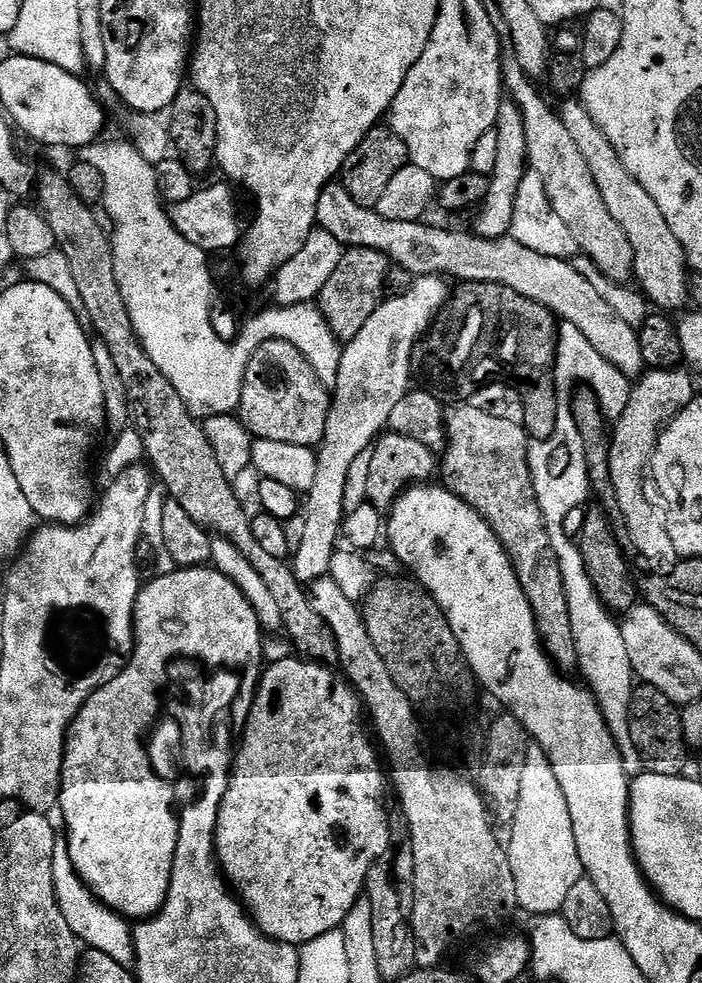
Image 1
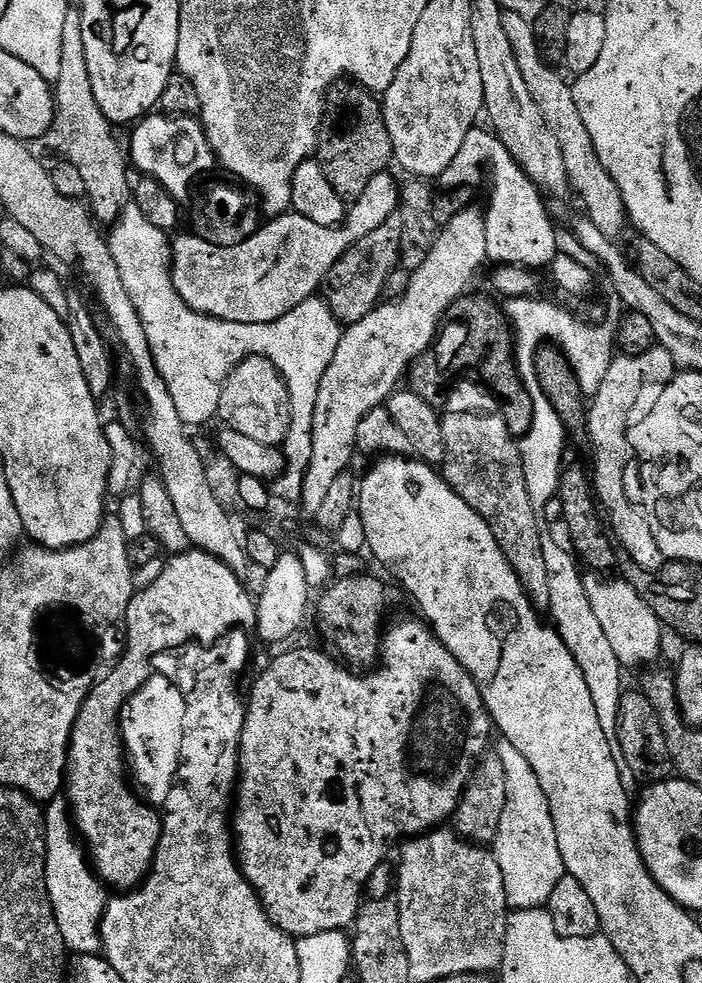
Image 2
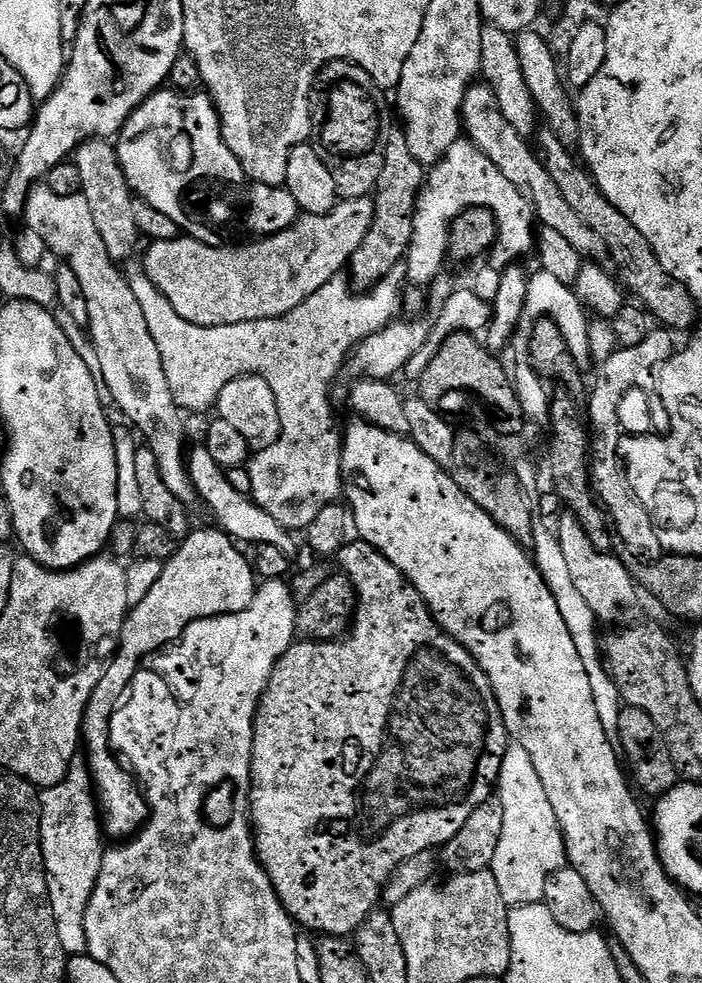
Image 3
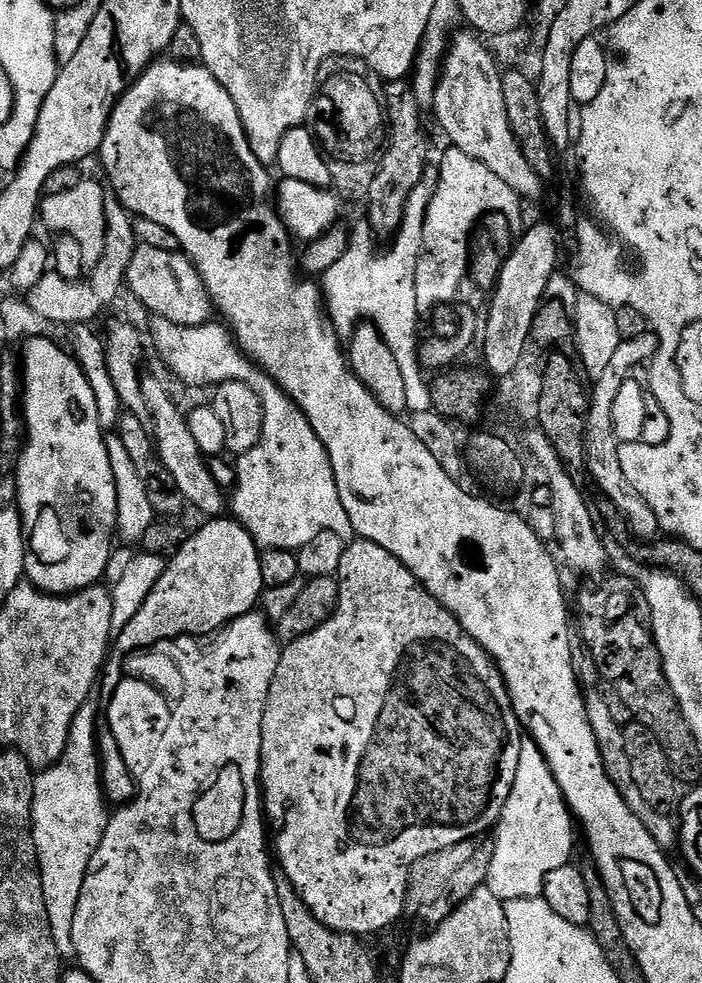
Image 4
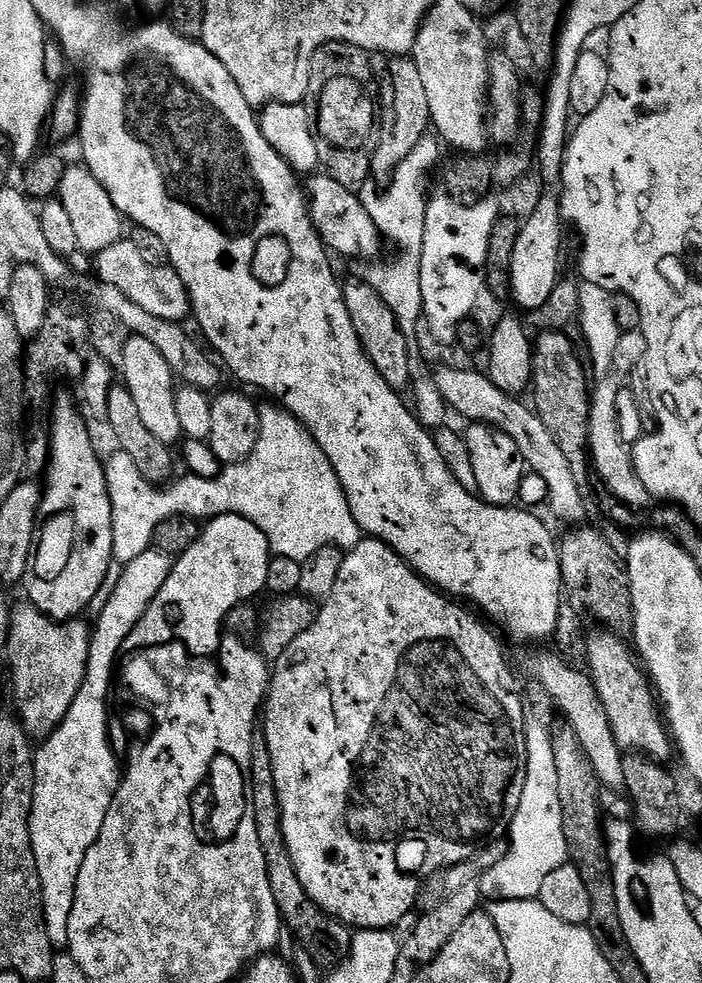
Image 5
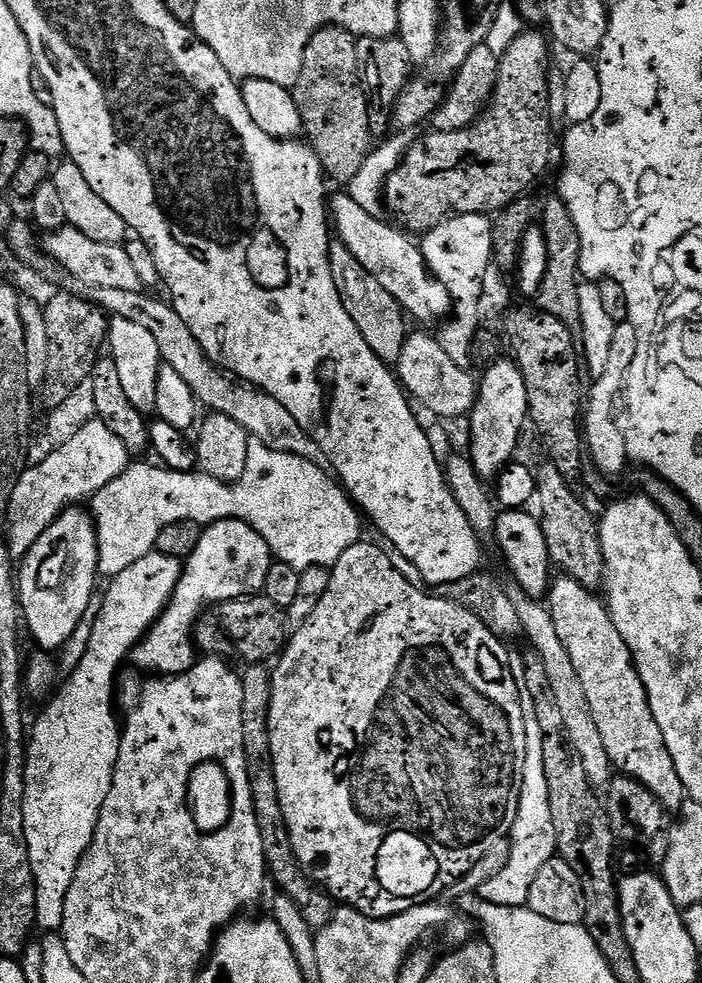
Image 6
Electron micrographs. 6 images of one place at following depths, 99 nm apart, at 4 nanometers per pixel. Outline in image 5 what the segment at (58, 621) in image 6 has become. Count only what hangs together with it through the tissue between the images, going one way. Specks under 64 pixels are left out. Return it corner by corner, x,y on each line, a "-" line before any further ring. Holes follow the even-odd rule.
68,396
56,400
56,413
50,427
50,459
46,467
48,481
43,481
40,497
42,527
38,543
28,565
23,587
28,587
27,599
51,620
77,619
88,603
100,592
108,567
114,564
112,551
111,500
102,456
92,445
88,433
89,421
80,417

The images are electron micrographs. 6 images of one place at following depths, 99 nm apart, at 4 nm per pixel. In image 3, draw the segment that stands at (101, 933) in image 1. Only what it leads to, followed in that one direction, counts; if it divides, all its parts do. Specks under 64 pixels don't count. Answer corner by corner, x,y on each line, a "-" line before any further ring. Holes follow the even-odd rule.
80,758
73,760
66,778
62,778
58,786
43,789
39,798
40,845
48,875
50,906
58,926
58,942
62,942
69,957
83,956
88,951
84,915
106,851
106,844
100,841
102,820
98,815
98,801
87,763

